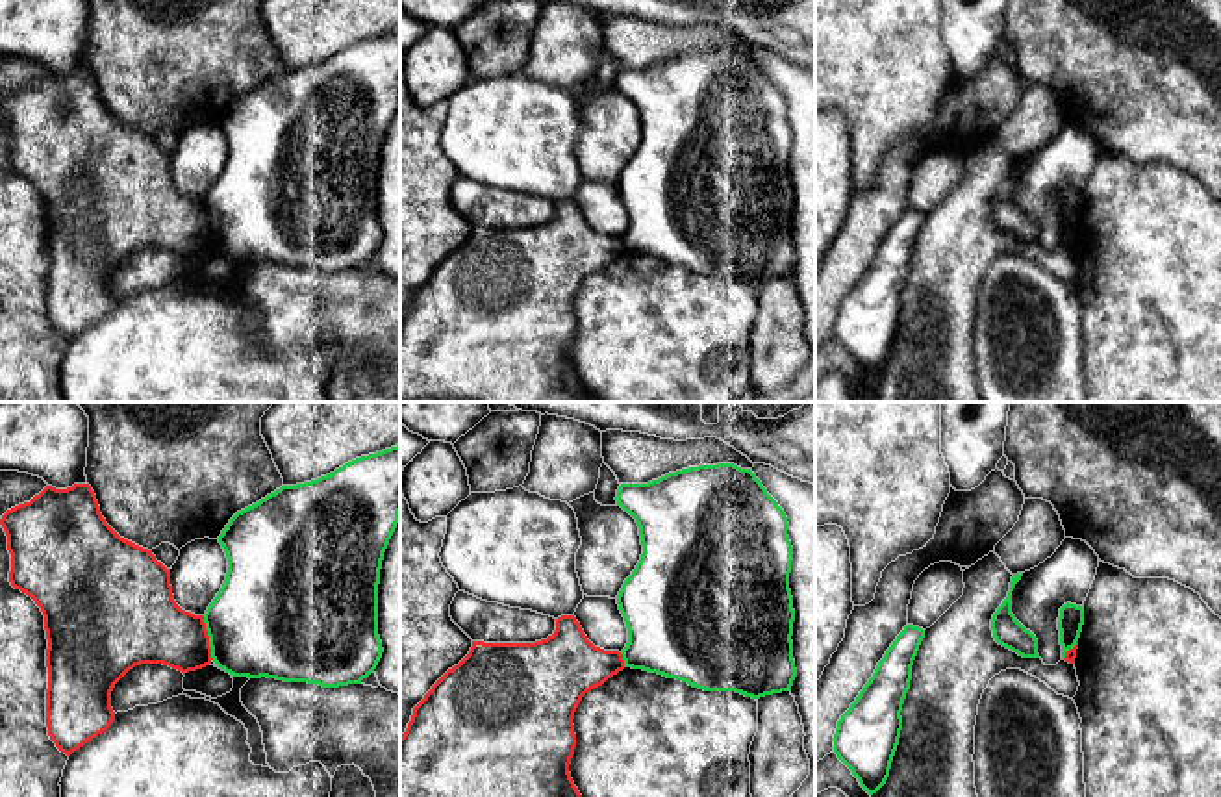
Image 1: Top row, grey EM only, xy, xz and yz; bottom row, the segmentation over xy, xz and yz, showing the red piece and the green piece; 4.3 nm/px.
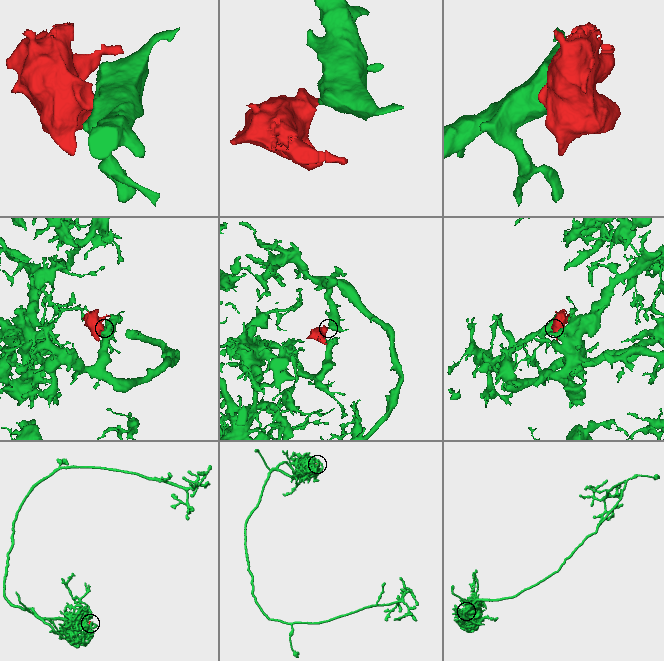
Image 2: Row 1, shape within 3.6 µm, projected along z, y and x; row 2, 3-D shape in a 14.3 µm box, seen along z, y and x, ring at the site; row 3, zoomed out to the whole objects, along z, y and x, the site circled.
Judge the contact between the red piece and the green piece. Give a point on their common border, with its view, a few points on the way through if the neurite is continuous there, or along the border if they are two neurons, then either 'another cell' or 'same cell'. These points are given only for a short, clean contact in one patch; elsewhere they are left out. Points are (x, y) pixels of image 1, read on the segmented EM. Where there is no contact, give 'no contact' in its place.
contact xy (208, 638); border xy (202, 616), (213, 658); another cell

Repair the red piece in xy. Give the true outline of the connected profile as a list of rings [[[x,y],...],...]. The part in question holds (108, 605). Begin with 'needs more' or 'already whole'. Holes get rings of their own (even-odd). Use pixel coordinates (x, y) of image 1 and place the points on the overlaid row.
already whole; [[[74,484],[67,489],[46,486],[30,502],[7,510],[0,525],[11,554],[9,582],[31,597],[44,615],[48,639],[46,727],[50,740],[67,756],[111,727],[115,719],[111,691],[135,665],[163,664],[185,675],[211,664],[204,615],[195,615],[176,604],[170,569],[157,562],[152,550],[120,538],[106,523],[89,484]]]

